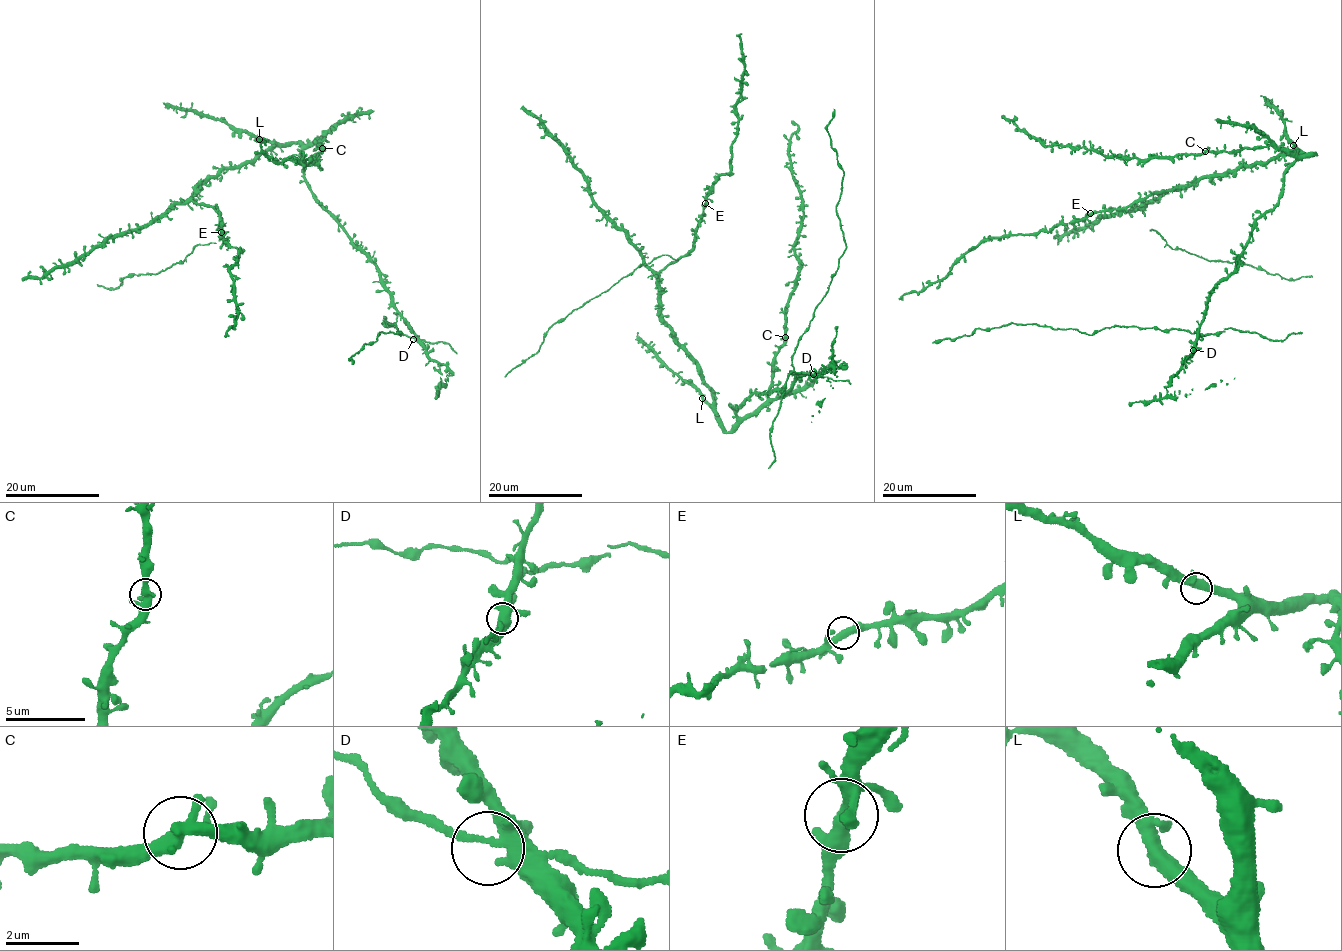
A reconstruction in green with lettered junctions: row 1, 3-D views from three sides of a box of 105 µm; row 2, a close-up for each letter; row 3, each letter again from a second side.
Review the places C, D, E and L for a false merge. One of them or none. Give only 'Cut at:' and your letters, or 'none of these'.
Cut at: none of these

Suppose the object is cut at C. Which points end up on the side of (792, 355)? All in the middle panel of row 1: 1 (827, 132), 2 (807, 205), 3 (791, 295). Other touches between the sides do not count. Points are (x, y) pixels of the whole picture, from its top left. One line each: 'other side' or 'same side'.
1: same side
2: other side
3: other side

